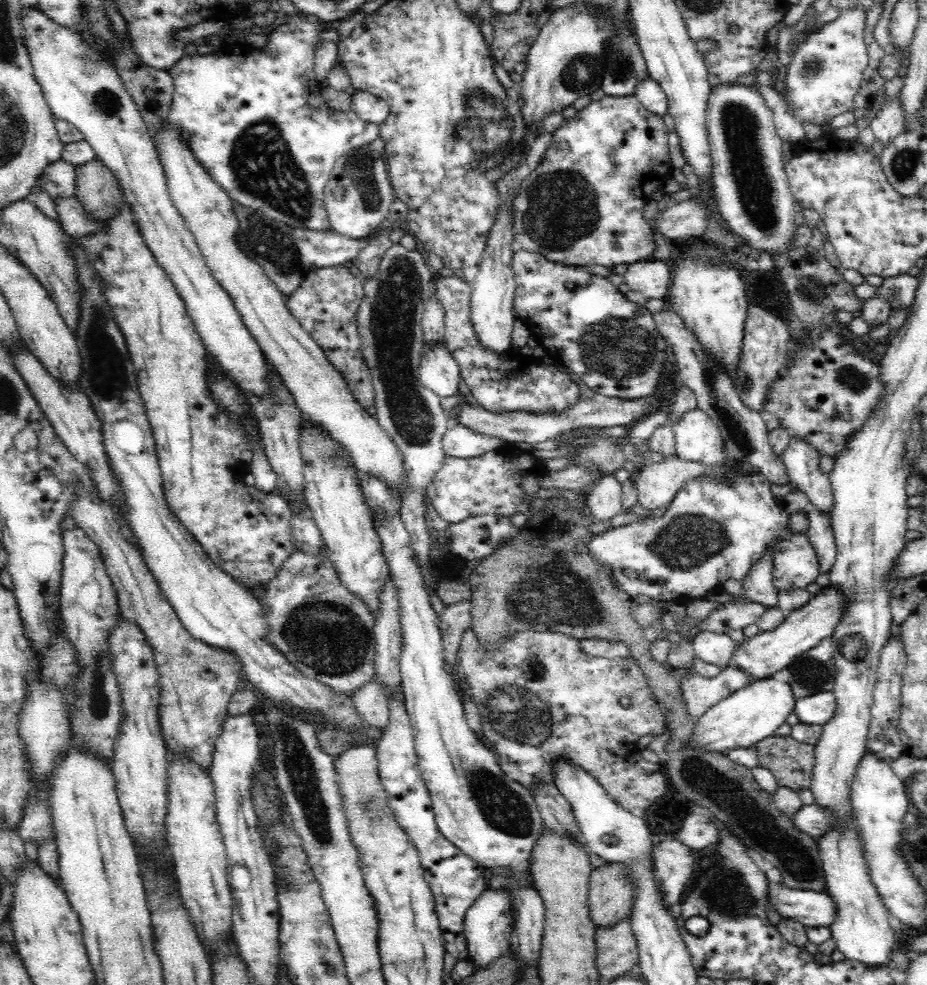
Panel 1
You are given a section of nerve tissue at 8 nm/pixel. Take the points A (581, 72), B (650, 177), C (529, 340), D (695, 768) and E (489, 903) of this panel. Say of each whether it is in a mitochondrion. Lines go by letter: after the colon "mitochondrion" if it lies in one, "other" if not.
A: mitochondrion
B: other
C: other
D: mitochondrion
E: other

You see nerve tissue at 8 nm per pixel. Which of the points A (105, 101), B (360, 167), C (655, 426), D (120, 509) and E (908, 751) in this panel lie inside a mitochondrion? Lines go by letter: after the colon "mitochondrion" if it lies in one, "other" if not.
A: mitochondrion
B: mitochondrion
C: other
D: other
E: other

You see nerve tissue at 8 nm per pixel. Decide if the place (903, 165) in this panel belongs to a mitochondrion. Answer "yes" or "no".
yes

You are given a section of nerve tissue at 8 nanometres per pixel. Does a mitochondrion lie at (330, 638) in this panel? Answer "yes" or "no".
yes

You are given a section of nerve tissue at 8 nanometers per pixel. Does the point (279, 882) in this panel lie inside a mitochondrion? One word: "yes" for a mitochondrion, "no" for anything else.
no

